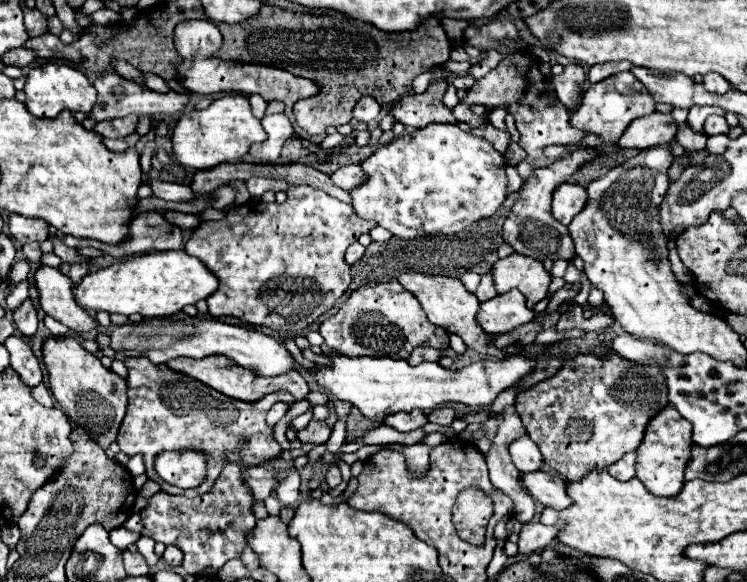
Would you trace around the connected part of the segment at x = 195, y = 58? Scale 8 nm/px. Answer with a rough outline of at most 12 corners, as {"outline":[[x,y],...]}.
{"outline":[[184,20],[174,44],[178,82],[198,94],[260,94],[292,106],[316,96],[314,80],[282,68],[212,58],[222,36],[208,20]]}

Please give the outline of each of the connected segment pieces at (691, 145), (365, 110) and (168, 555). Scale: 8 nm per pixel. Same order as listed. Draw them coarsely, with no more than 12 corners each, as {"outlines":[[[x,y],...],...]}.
{"outlines":[[[688,122],[678,126],[676,142],[686,152],[706,146],[706,134],[694,132]],[[372,96],[358,100],[354,118],[372,122],[380,114],[380,104]],[[166,546],[162,558],[170,566],[182,564],[182,550]]]}

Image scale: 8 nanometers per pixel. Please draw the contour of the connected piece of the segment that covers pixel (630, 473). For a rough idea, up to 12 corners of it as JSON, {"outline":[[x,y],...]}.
{"outline":[[626,452],[608,472],[618,480],[634,478],[636,452]]}

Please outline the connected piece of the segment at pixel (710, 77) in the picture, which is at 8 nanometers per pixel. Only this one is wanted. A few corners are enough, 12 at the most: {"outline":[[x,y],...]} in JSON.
{"outline":[[706,74],[702,84],[712,94],[726,94],[730,90],[722,76]]}

